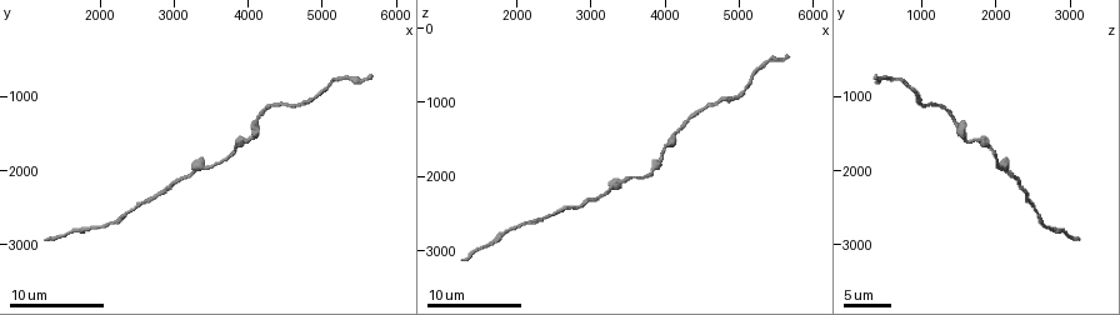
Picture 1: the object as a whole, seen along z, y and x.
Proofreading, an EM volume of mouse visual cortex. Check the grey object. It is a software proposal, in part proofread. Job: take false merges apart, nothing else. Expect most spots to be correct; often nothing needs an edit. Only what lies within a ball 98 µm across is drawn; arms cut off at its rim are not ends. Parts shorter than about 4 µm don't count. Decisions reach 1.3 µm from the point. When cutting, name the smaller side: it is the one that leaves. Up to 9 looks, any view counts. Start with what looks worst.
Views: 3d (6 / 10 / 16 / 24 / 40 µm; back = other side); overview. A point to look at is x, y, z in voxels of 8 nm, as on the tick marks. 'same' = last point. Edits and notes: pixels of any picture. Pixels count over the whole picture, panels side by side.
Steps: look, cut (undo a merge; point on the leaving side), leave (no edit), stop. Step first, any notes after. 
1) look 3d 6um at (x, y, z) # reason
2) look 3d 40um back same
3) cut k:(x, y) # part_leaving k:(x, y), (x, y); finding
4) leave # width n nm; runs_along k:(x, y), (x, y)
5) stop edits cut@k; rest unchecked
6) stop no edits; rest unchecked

look 3d 10um at (3300, 2000, 2150) # sudden change in width

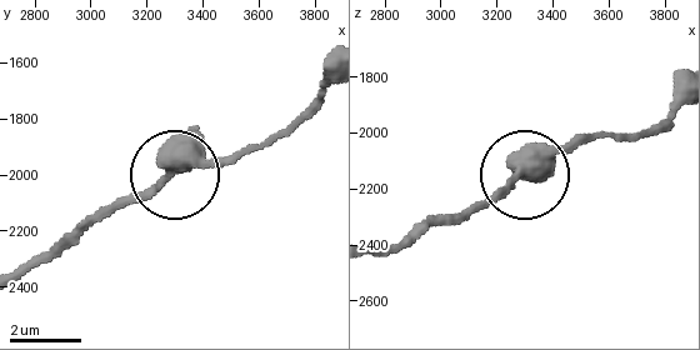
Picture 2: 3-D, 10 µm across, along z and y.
leave # runs_along 2:(633, 131), (546, 153), (460, 219); one cell here

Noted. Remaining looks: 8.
look 3d 10um at (4100, 1350, 1450) # sudden change in width

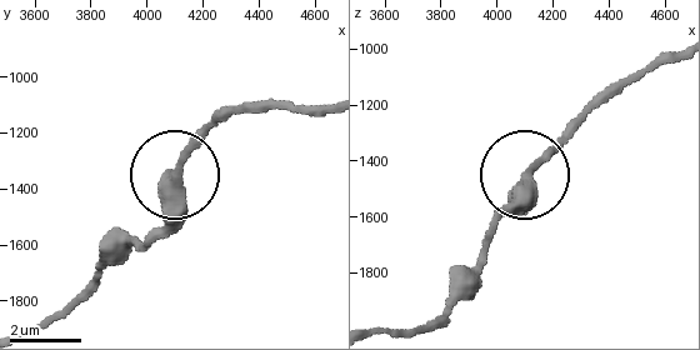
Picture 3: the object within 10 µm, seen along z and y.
leave # runs_along 3:(65, 306), (149, 234), (164, 190), (229, 111); one cell here

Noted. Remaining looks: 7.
look 3d 6um at (4550, 1100, 1100) # thin neck

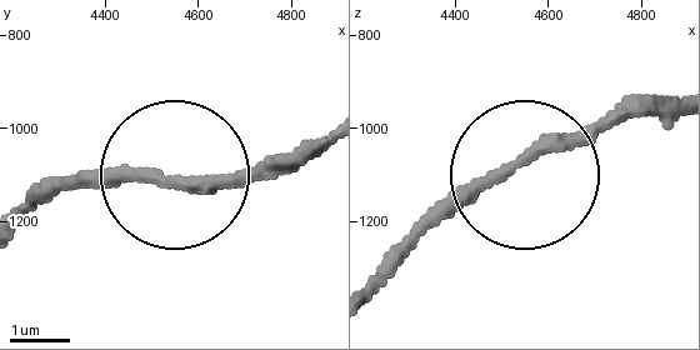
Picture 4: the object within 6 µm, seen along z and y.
leave # width 230 nm; runs_along 4:(31, 211), (90, 181), (295, 168); all the same cell

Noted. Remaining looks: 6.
look 3d 10um at (2600, 2450, 2500) # calibre changes

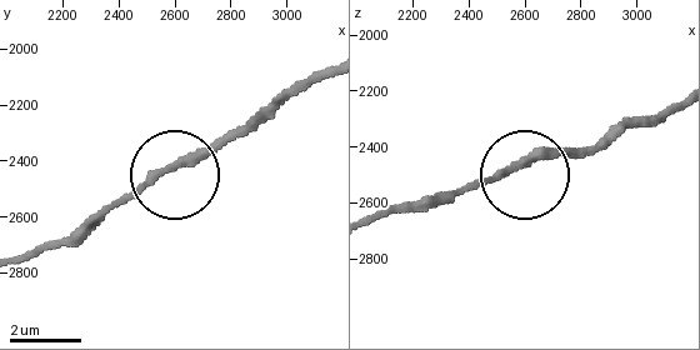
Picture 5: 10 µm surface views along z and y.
leave # all the same cell

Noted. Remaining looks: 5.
stop no edits; rest unchecked

